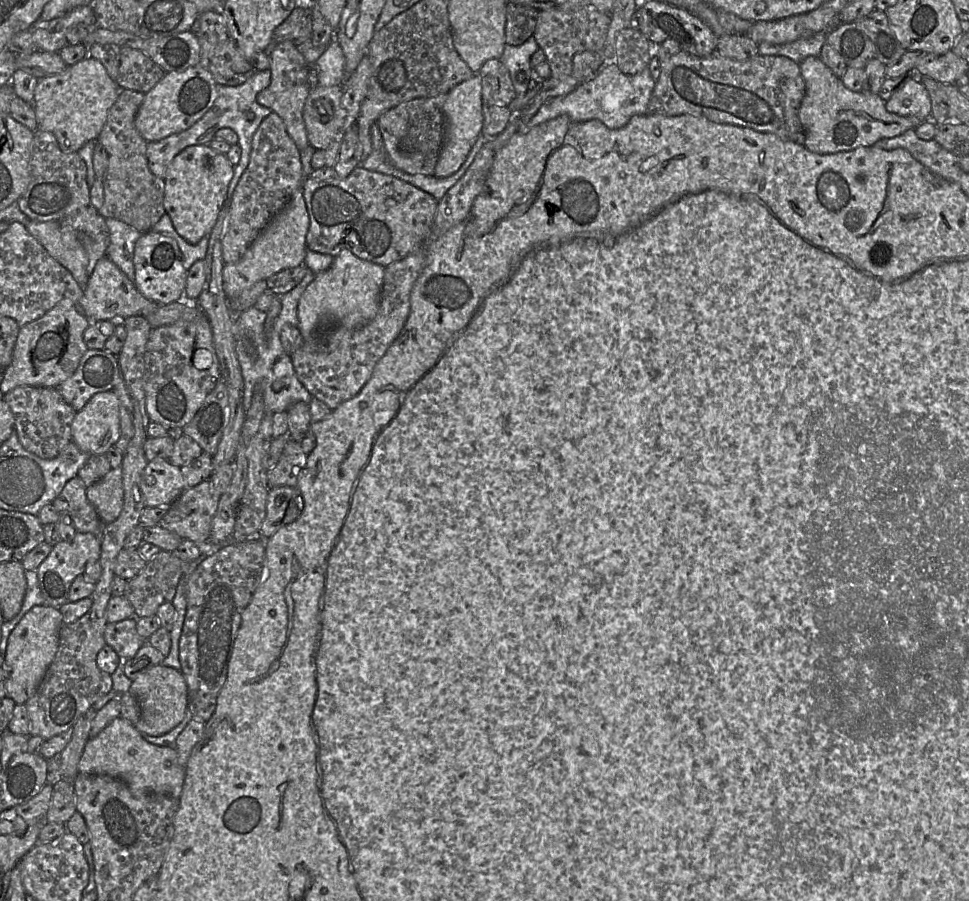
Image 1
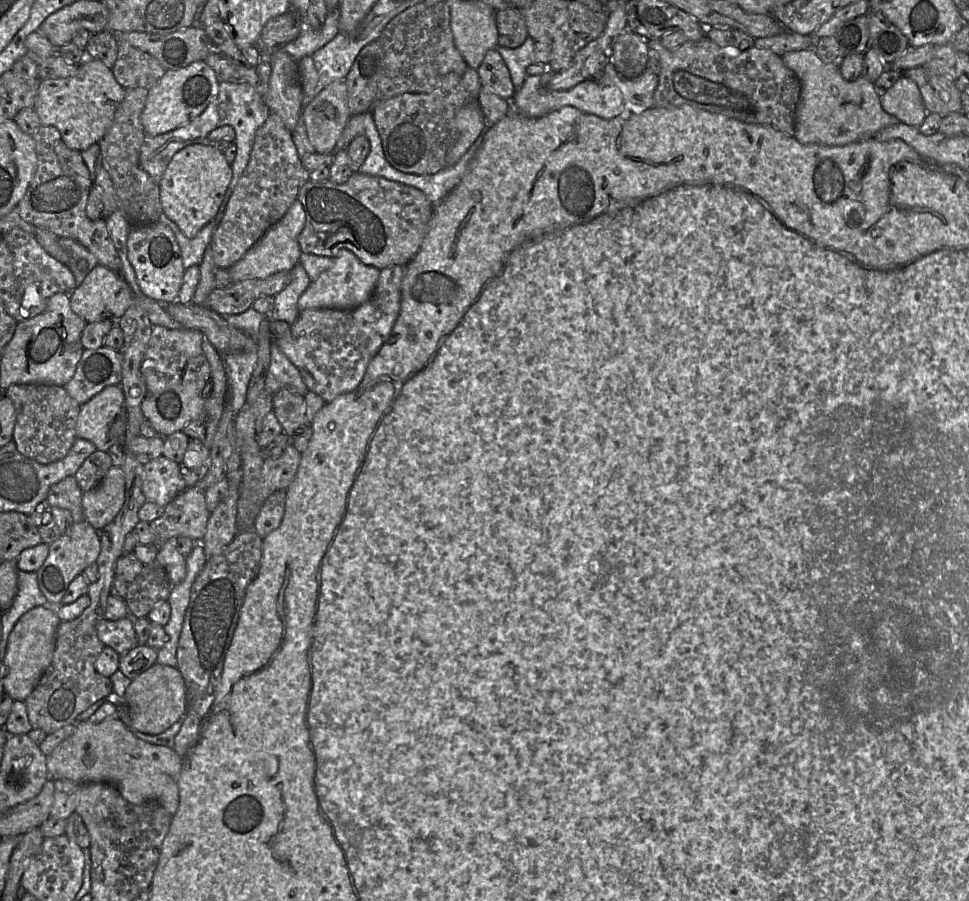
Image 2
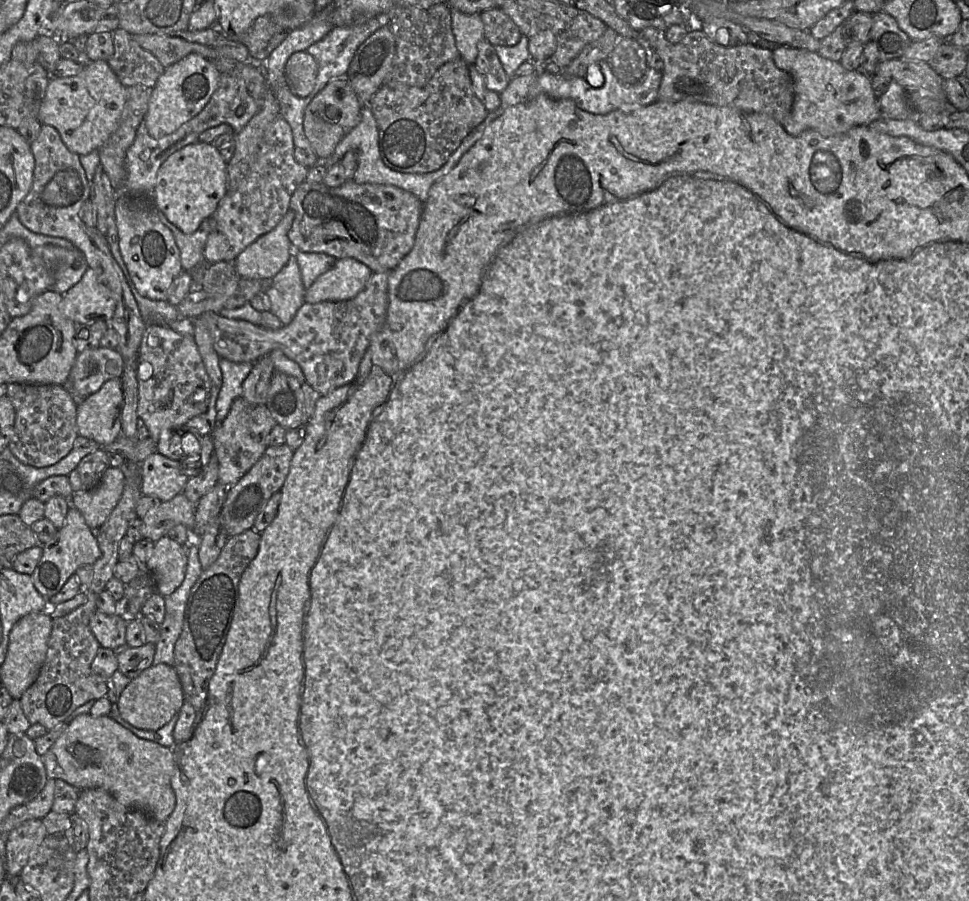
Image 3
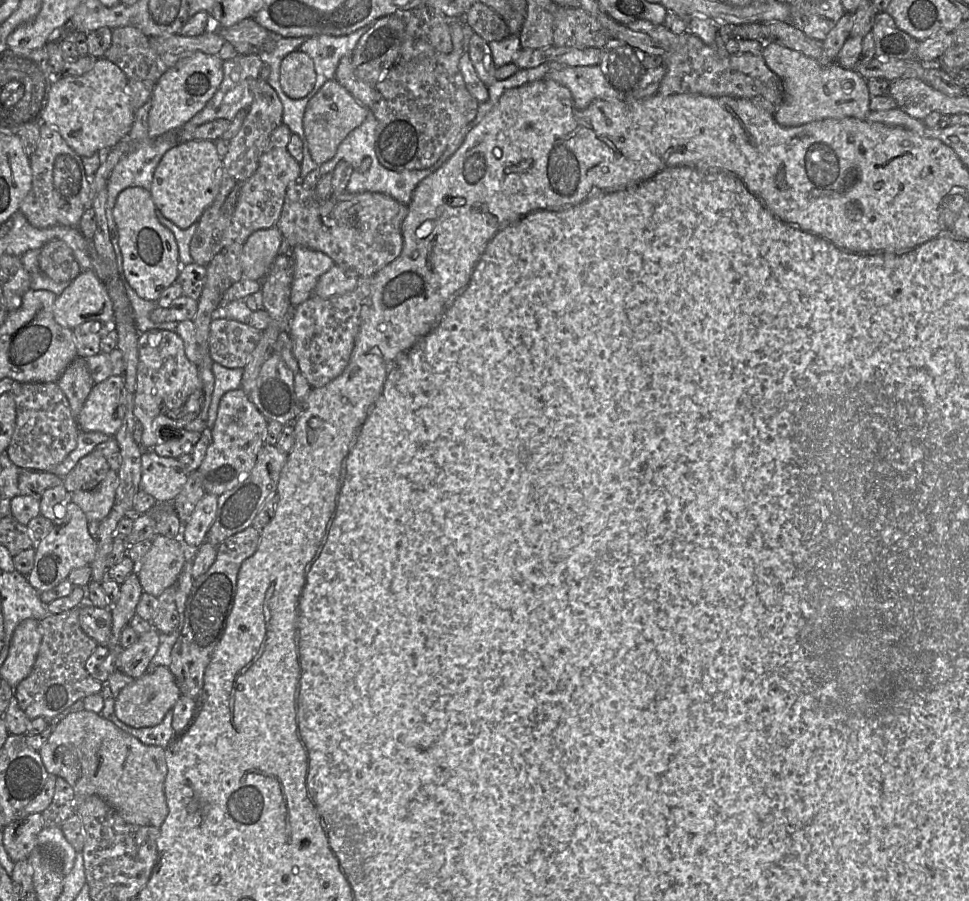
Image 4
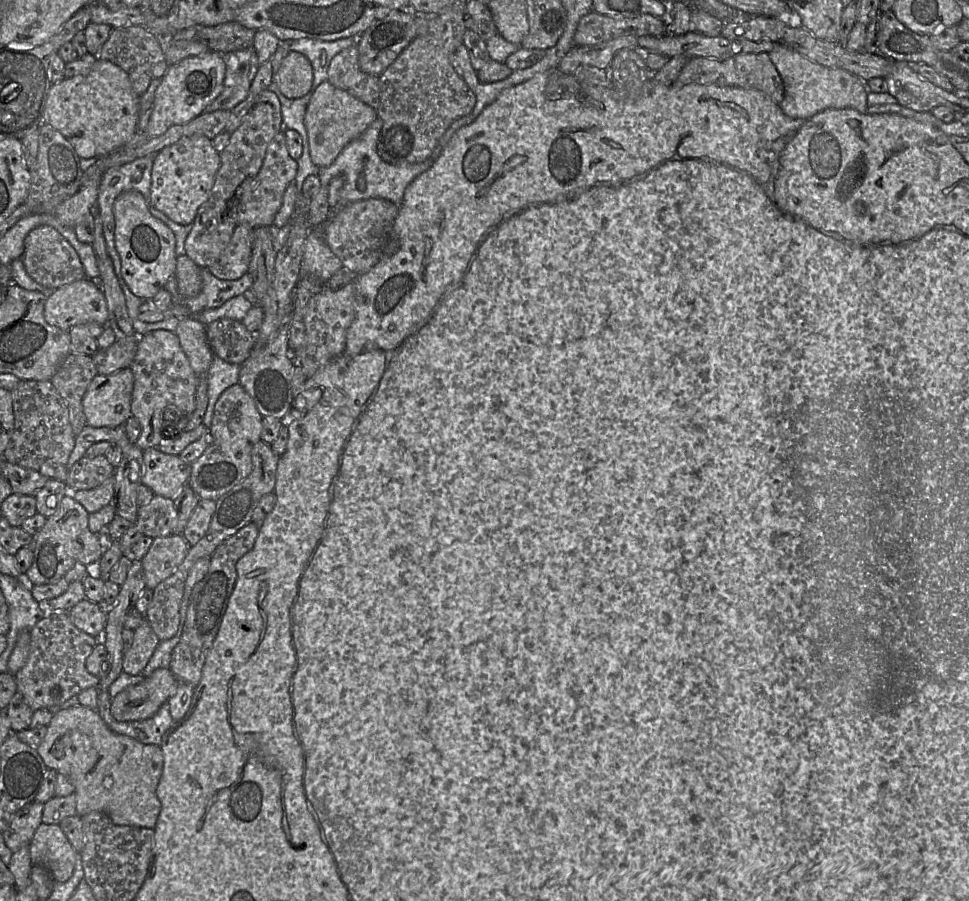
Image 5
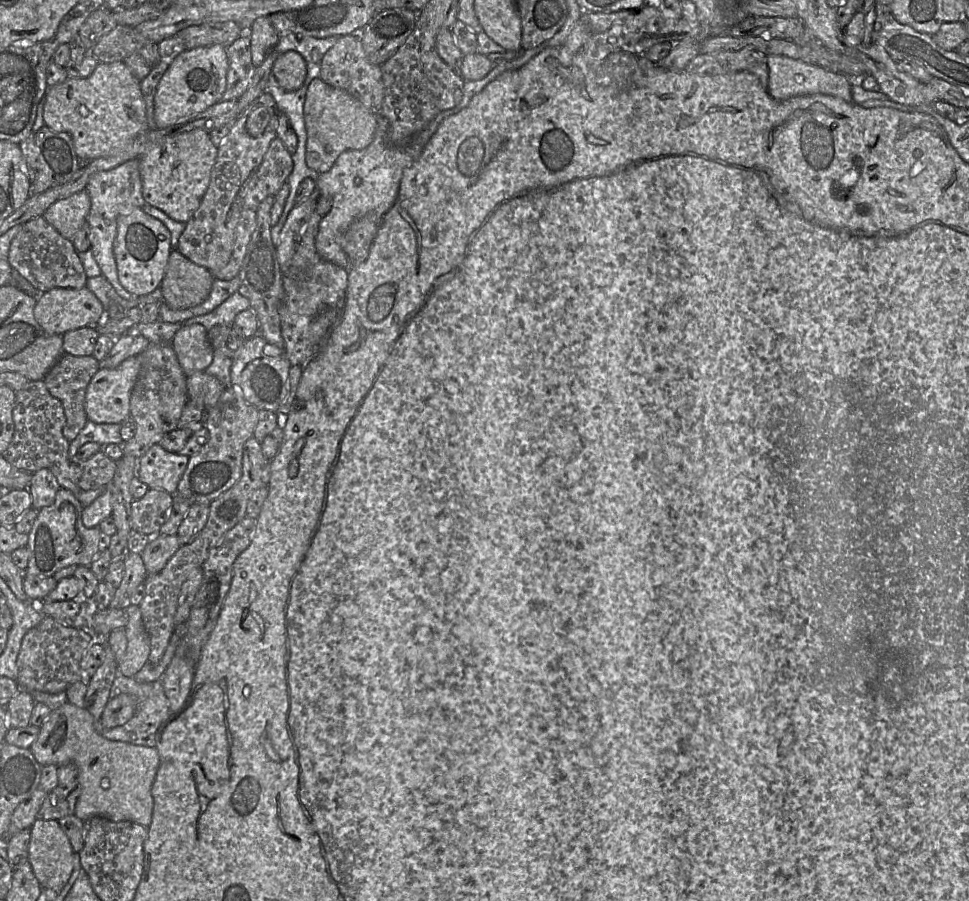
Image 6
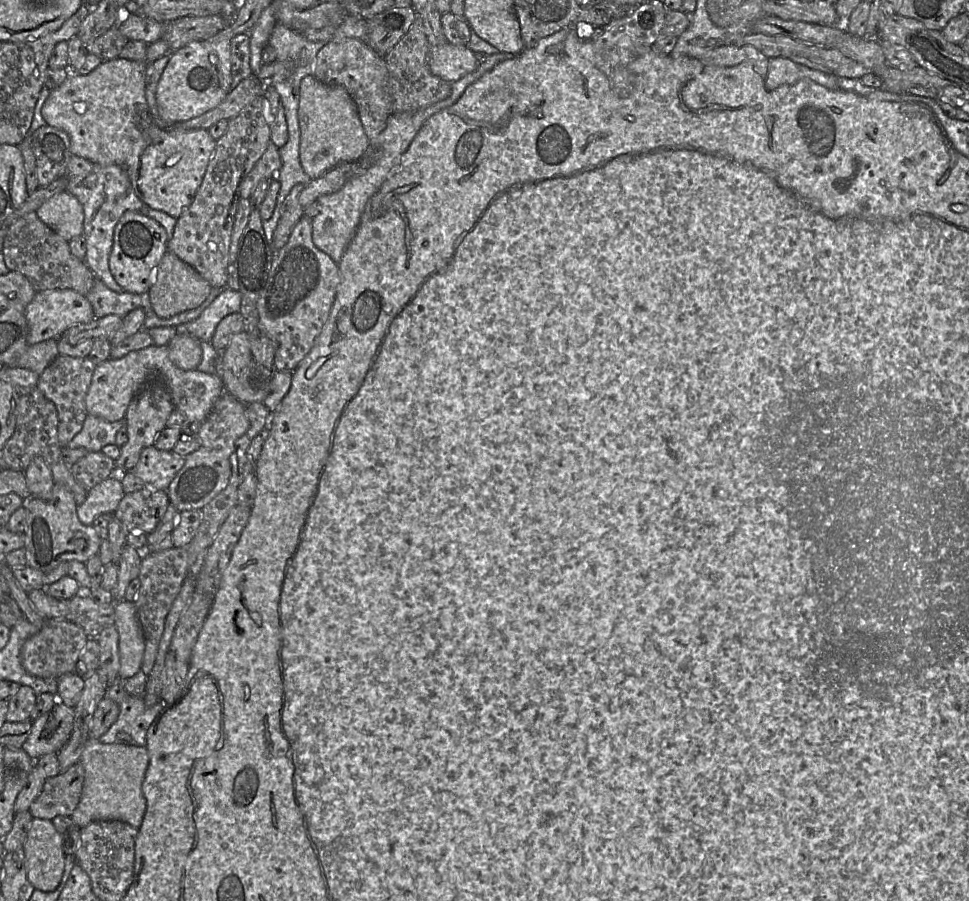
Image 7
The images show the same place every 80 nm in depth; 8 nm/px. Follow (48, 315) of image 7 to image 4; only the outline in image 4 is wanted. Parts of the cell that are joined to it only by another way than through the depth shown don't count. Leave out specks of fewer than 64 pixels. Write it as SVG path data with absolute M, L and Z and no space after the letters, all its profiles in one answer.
M86 270L57 296L53 316L59 325L71 330L93 321L112 325L113 304L105 285L93 270Z

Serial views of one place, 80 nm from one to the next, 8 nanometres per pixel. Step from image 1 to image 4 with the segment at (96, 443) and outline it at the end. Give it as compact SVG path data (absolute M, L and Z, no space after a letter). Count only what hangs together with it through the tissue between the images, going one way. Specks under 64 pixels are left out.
M111 376L93 385L76 422L80 431L102 432L112 438L122 420L121 377Z

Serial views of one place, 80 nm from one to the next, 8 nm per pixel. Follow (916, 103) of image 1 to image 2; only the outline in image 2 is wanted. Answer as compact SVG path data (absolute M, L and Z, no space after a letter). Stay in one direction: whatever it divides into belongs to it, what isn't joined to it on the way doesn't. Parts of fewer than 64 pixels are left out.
M904 75L880 98L884 111L902 123L919 127L928 114L918 85Z

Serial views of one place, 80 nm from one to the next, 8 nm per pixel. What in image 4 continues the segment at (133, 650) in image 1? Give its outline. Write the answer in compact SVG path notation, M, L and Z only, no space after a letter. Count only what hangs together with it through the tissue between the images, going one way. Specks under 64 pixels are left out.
M89 601L78 607L79 623L82 630L98 645L107 646L112 630L110 608L95 607Z

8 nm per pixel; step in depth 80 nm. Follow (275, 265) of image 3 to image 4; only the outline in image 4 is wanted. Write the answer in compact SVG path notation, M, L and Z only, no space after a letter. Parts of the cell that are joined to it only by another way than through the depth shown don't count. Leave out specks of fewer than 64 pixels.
M275 226L252 233L242 248L240 262L243 277L262 282L279 255L283 239Z

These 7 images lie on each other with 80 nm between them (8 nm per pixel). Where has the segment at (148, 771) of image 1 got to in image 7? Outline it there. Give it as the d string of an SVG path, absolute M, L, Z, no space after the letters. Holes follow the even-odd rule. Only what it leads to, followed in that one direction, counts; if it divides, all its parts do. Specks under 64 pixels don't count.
M57 702L51 711L32 721L24 750L34 761L45 754L58 753L68 741L74 722L74 708ZM88 739L80 757L84 768L83 789L78 806L70 816L80 828L97 820L117 820L139 829L146 812L142 784L149 764L146 747L103 744Z

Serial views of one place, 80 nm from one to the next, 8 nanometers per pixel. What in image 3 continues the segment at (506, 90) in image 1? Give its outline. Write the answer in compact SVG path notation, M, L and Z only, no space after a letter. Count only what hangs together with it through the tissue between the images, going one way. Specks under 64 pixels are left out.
M483 38L477 44L478 55L475 66L483 76L486 87L499 94L506 89L510 77L505 72L494 45Z

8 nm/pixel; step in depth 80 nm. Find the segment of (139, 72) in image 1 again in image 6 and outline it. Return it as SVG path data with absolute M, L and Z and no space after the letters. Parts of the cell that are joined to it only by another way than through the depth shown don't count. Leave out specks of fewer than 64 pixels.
M120 24L104 35L91 52L100 63L124 61L132 54L139 54L152 68L161 60L158 43L145 38L132 26Z

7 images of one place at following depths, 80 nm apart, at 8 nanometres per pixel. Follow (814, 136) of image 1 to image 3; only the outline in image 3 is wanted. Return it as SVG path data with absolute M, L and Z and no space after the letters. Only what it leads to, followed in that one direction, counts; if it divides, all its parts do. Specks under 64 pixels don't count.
M777 46L772 50L775 65L791 75L794 82L792 110L781 126L797 136L814 130L825 137L841 135L857 126L868 126L883 117L871 78L858 70L846 70L833 61L803 48Z

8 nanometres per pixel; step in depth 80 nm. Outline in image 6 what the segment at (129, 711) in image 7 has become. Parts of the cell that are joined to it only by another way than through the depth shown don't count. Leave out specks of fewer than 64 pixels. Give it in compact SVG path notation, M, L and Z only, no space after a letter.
M120 673L115 677L109 693L109 700L119 694L129 694L136 701L136 711L134 716L124 725L111 729L104 728L99 721L95 720L96 730L106 739L112 741L122 741L134 745L146 747L156 746L156 733L161 724L170 716L169 701L164 693L160 680L150 683L139 683L133 677L126 677Z

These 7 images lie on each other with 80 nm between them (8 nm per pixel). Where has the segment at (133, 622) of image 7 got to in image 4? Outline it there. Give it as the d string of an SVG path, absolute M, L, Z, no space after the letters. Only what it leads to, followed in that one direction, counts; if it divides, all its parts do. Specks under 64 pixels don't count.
M155 628L143 633L136 643L119 651L115 668L135 680L140 678L147 672L149 663L158 650L159 642L159 632Z

